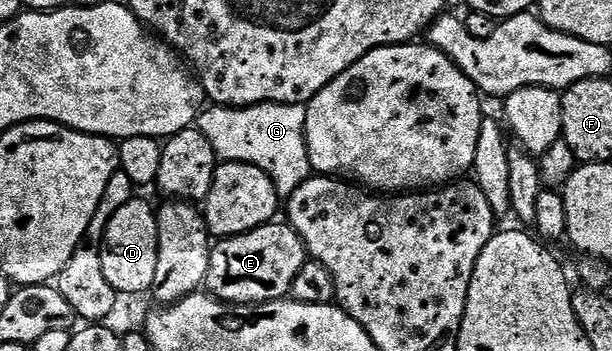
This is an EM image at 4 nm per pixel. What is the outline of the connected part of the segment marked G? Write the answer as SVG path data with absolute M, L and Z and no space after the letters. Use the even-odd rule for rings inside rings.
M304 105L209 107L200 114L199 128L203 135L207 135L207 139L211 139L211 147L215 147L222 162L238 161L244 165L259 167L273 180L278 194L287 199L311 175L309 152L305 142L305 111Z

